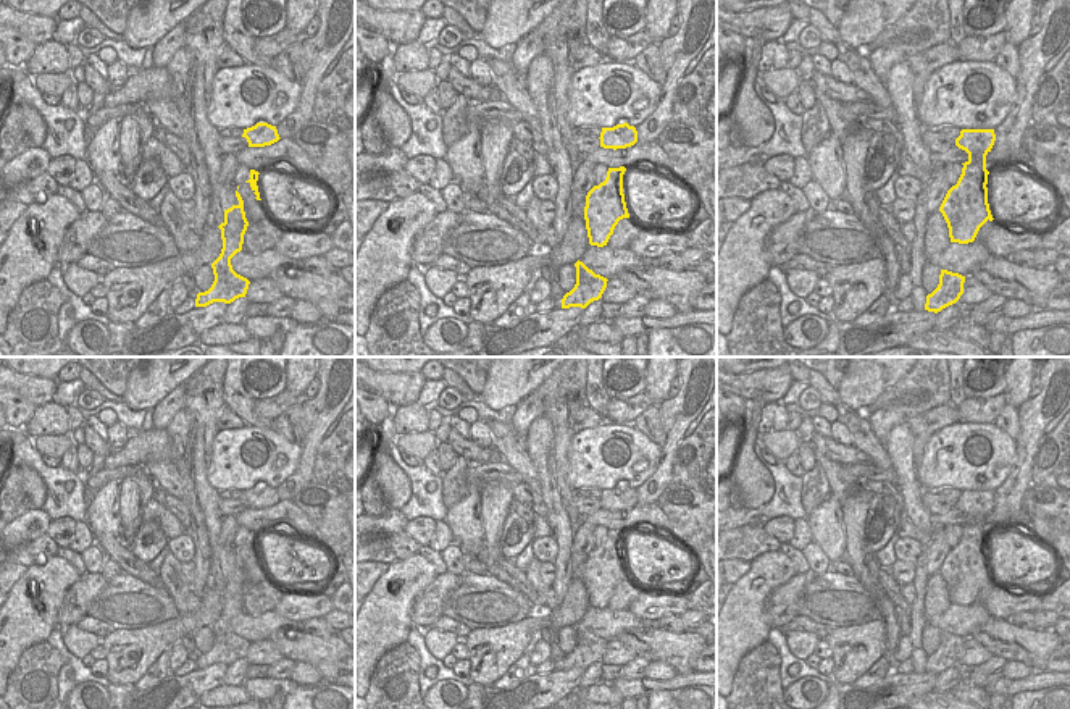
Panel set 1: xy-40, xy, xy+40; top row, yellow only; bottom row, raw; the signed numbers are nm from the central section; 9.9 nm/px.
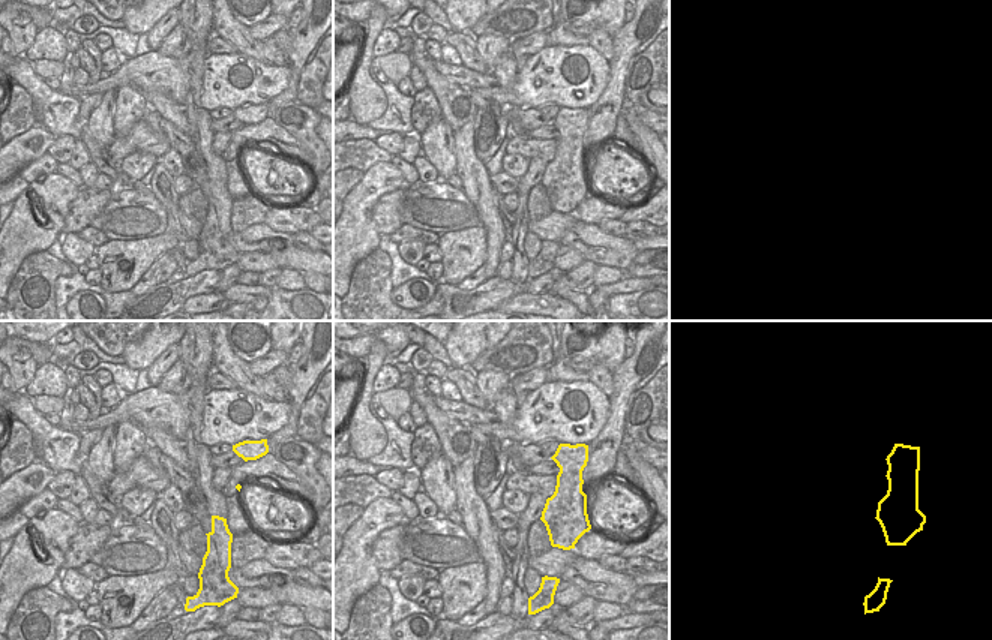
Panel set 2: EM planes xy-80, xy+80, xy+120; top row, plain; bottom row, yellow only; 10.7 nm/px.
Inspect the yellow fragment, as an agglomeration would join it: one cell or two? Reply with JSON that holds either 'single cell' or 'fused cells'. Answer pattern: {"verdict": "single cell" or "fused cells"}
{"verdict": "fused cells"}

